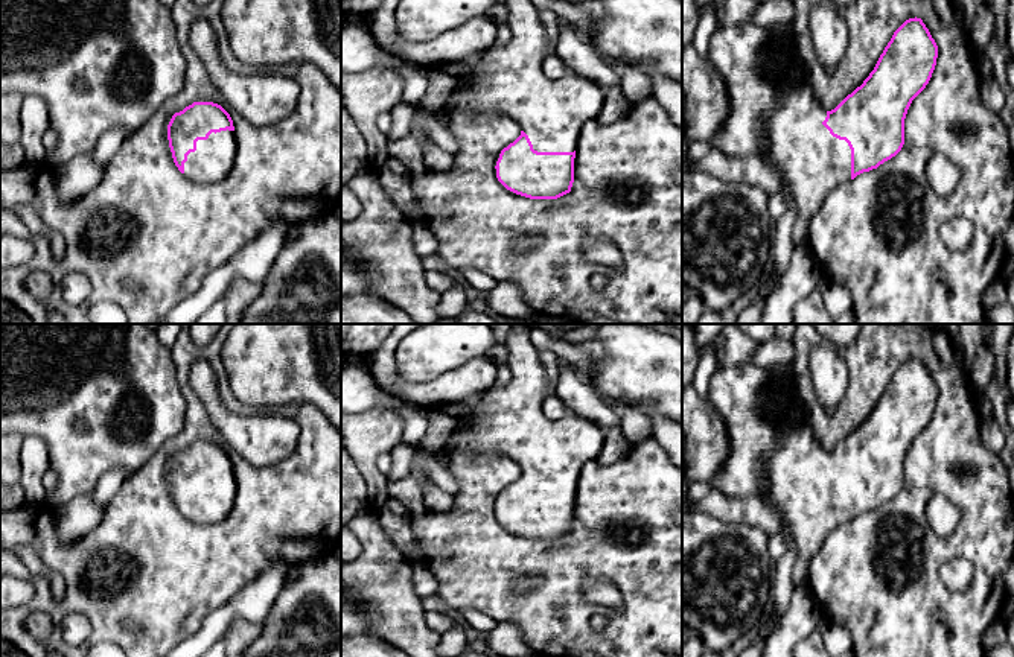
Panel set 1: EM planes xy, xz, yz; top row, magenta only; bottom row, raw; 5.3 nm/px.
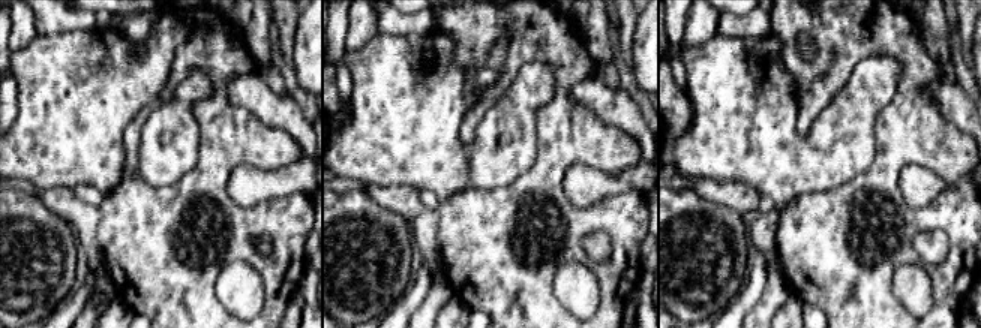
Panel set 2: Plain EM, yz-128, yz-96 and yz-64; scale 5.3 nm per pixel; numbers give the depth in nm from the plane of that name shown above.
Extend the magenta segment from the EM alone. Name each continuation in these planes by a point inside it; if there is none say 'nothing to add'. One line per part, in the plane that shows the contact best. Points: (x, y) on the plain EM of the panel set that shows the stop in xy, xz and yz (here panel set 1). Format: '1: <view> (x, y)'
1: yz (771, 440)

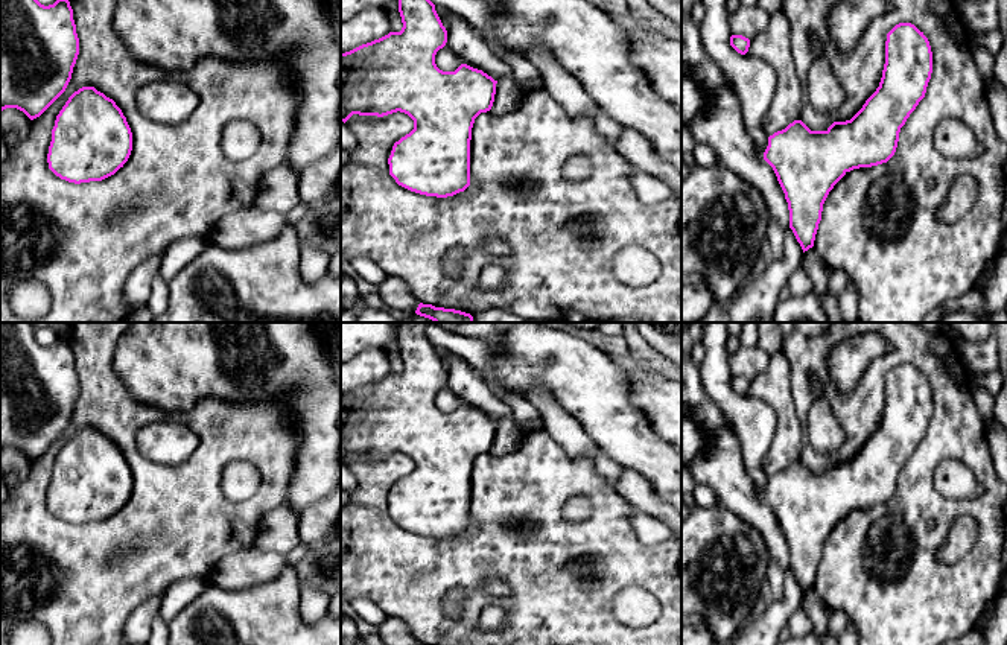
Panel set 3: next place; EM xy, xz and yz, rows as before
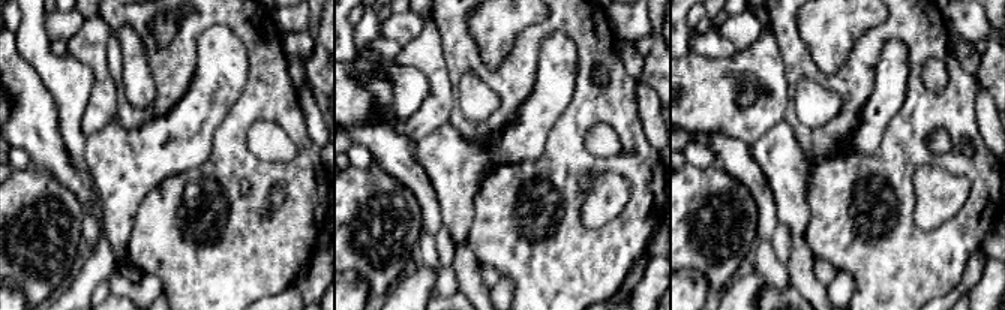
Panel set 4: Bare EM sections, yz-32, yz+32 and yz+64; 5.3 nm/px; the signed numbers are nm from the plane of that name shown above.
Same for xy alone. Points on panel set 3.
nothing to add

